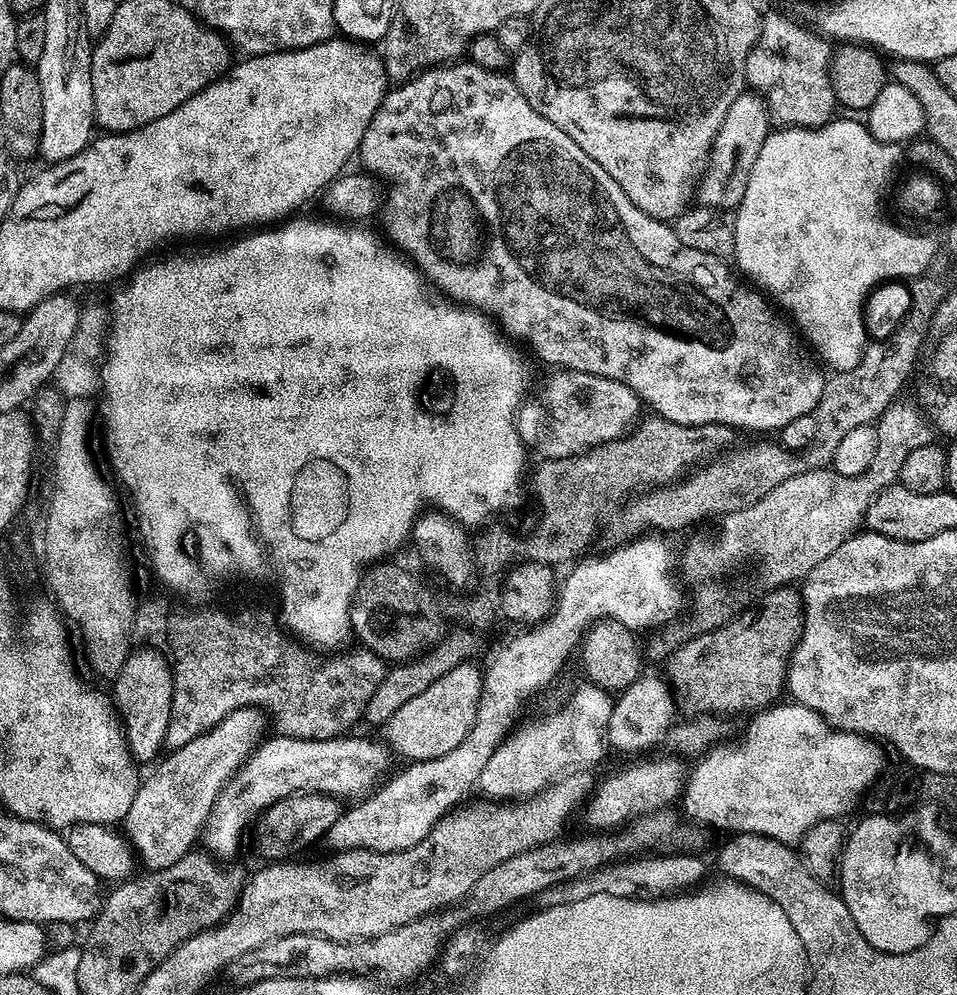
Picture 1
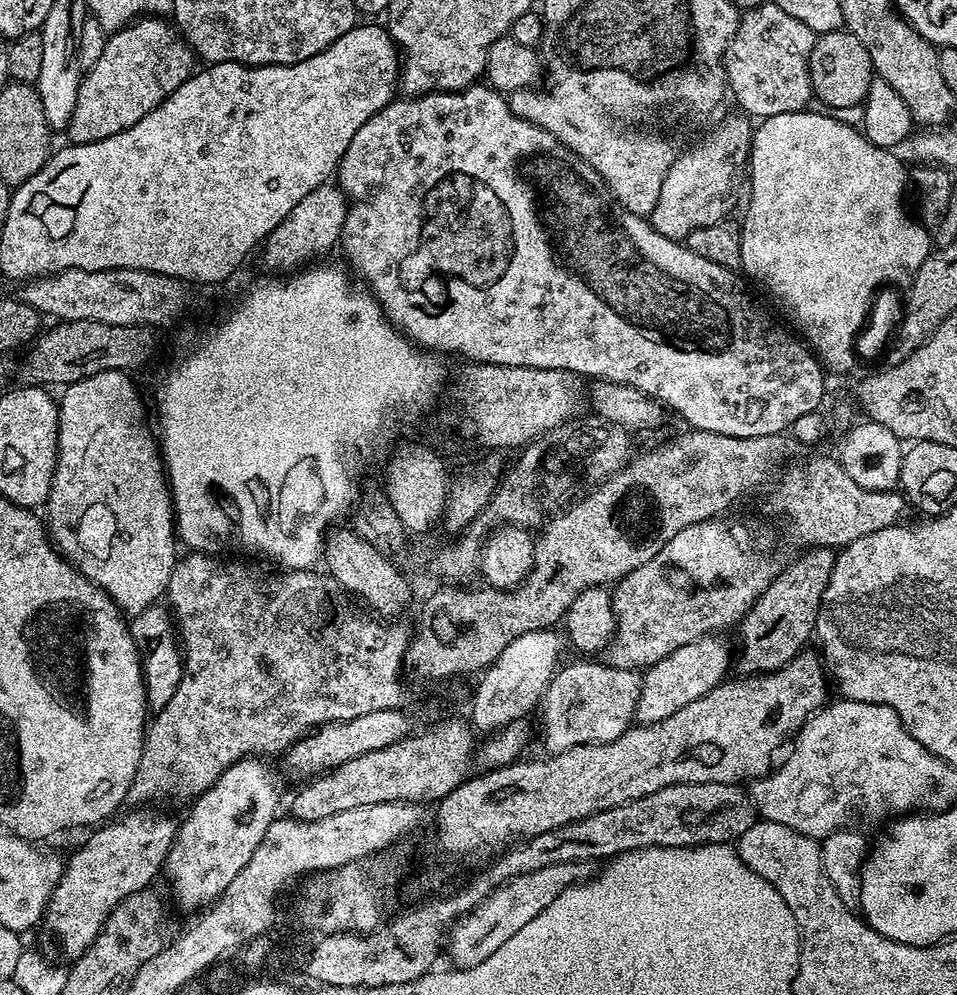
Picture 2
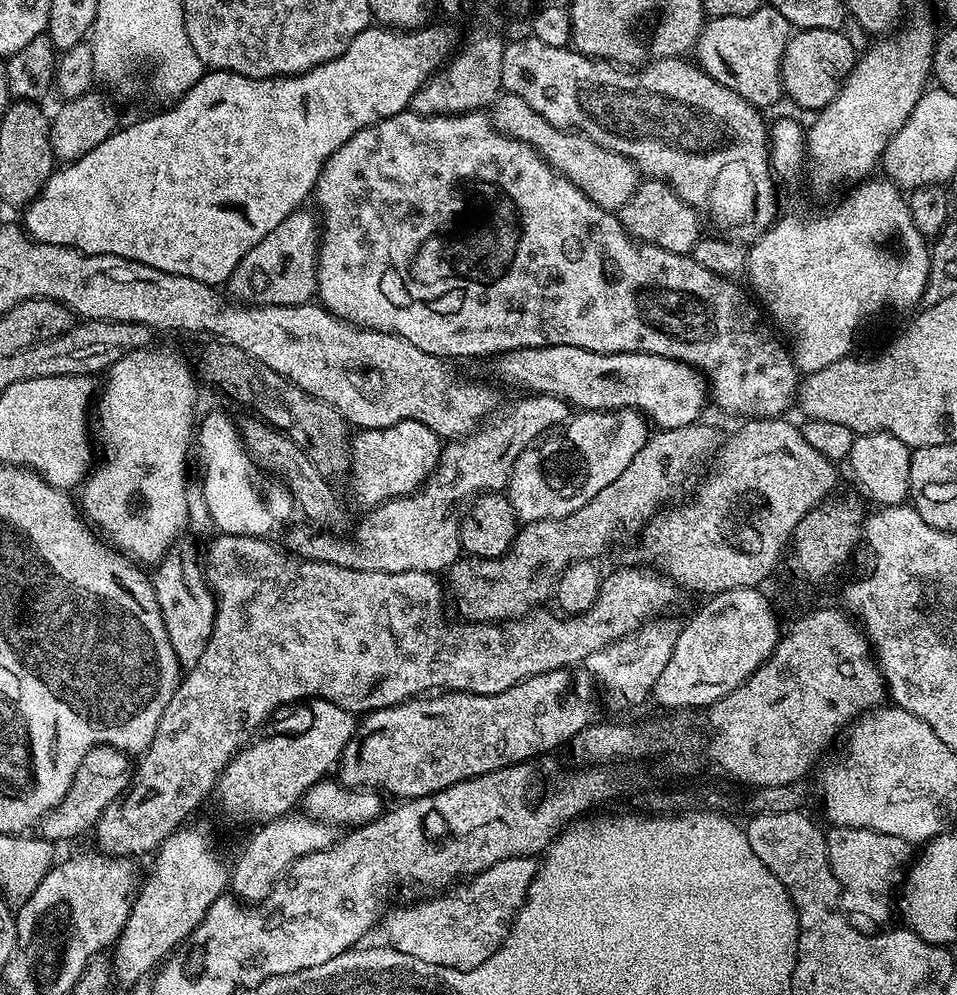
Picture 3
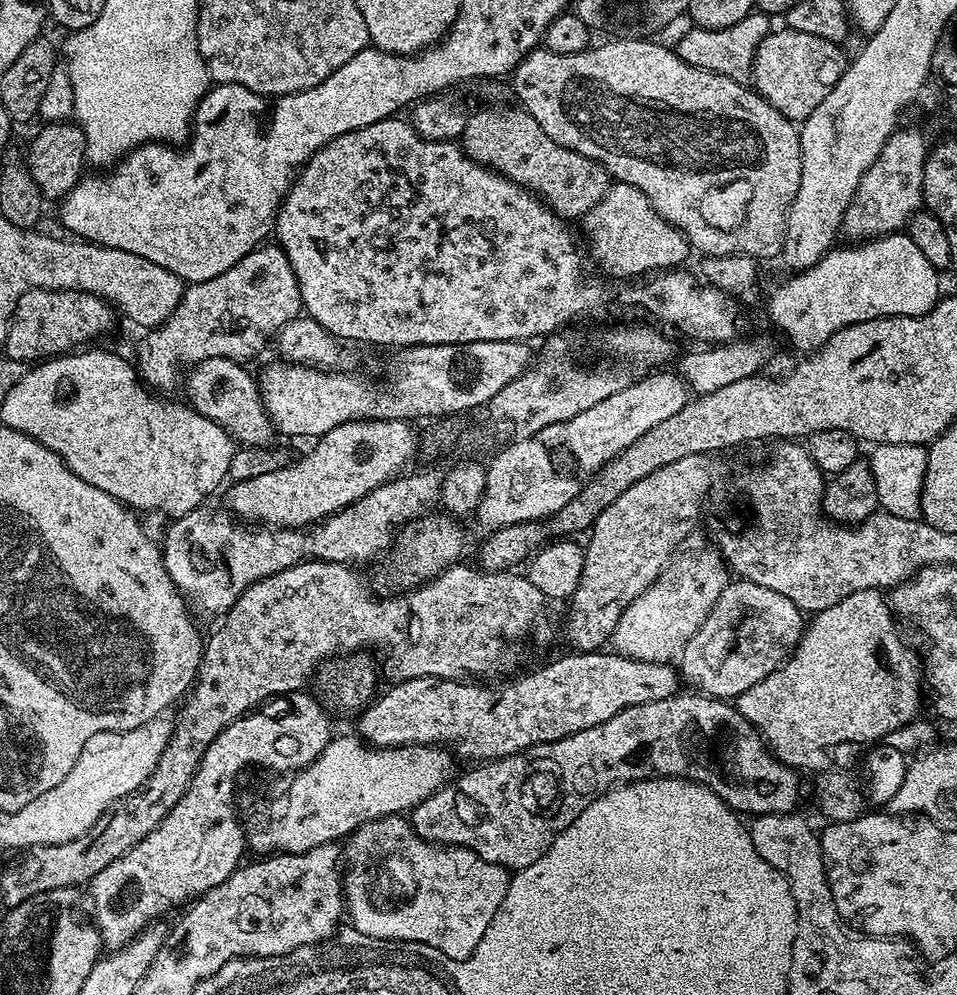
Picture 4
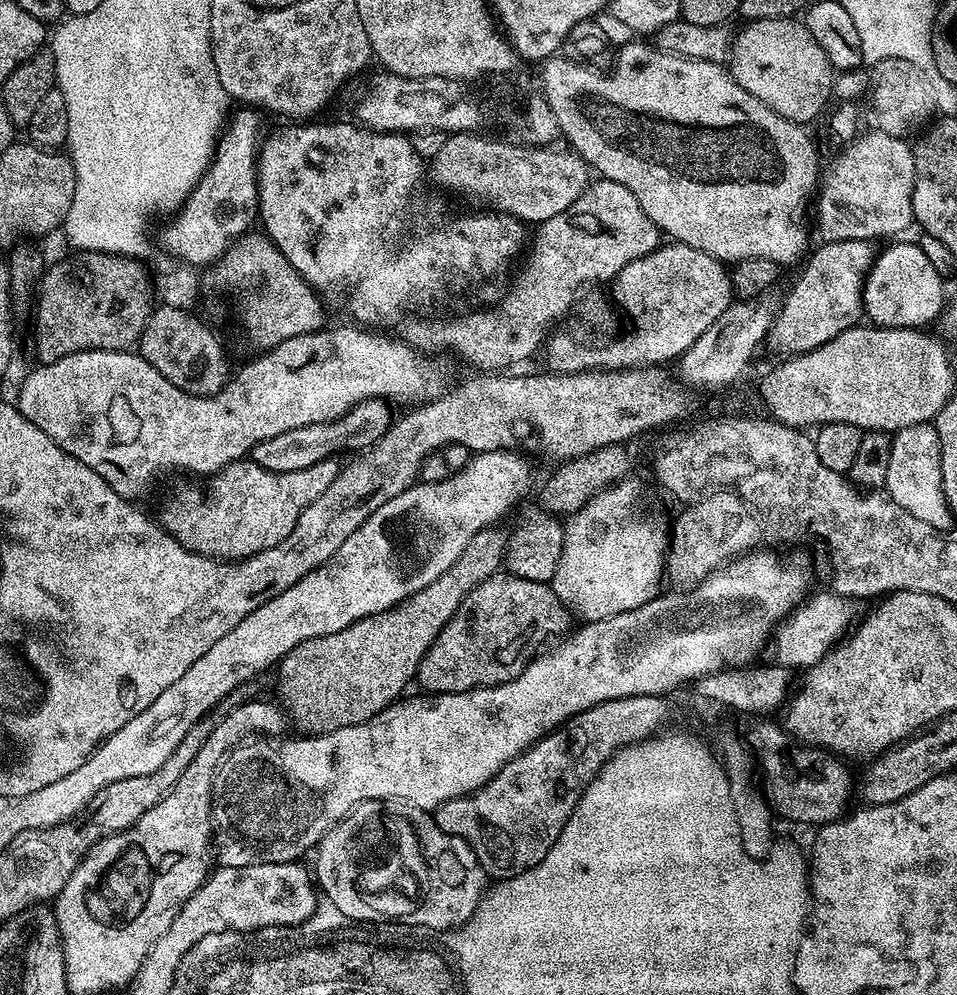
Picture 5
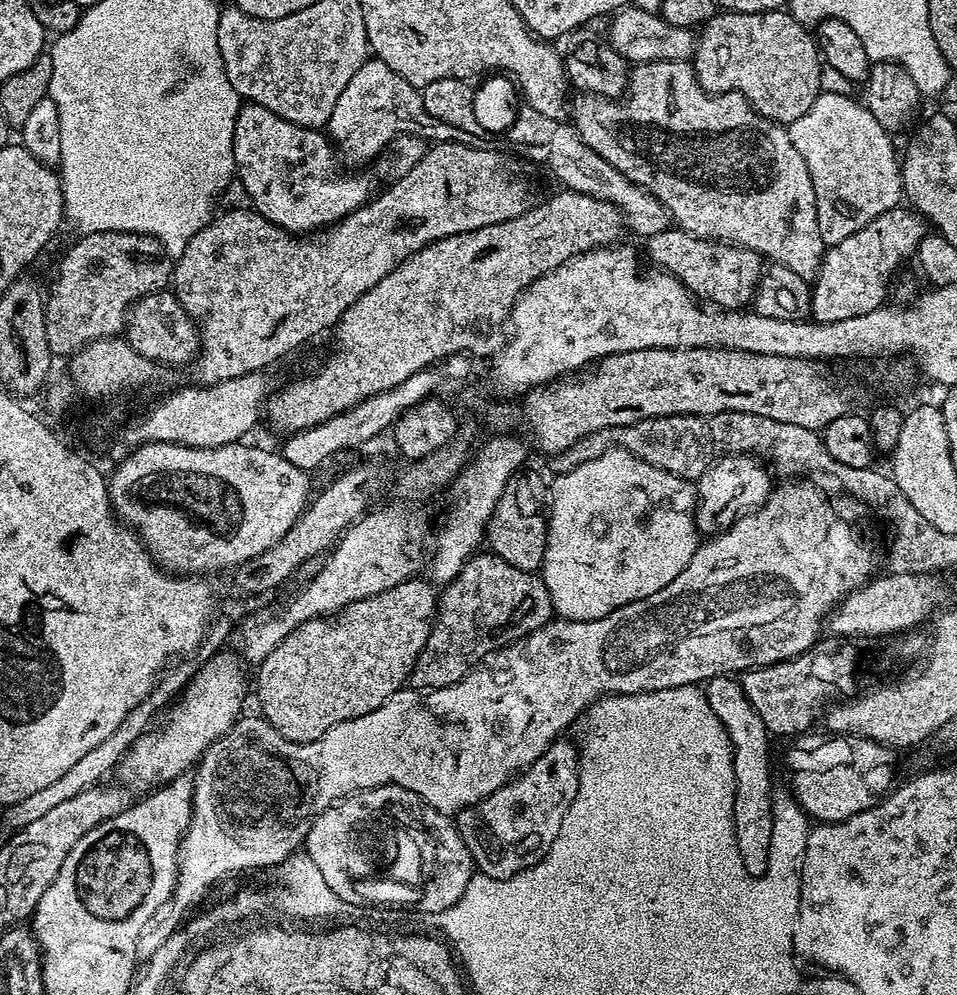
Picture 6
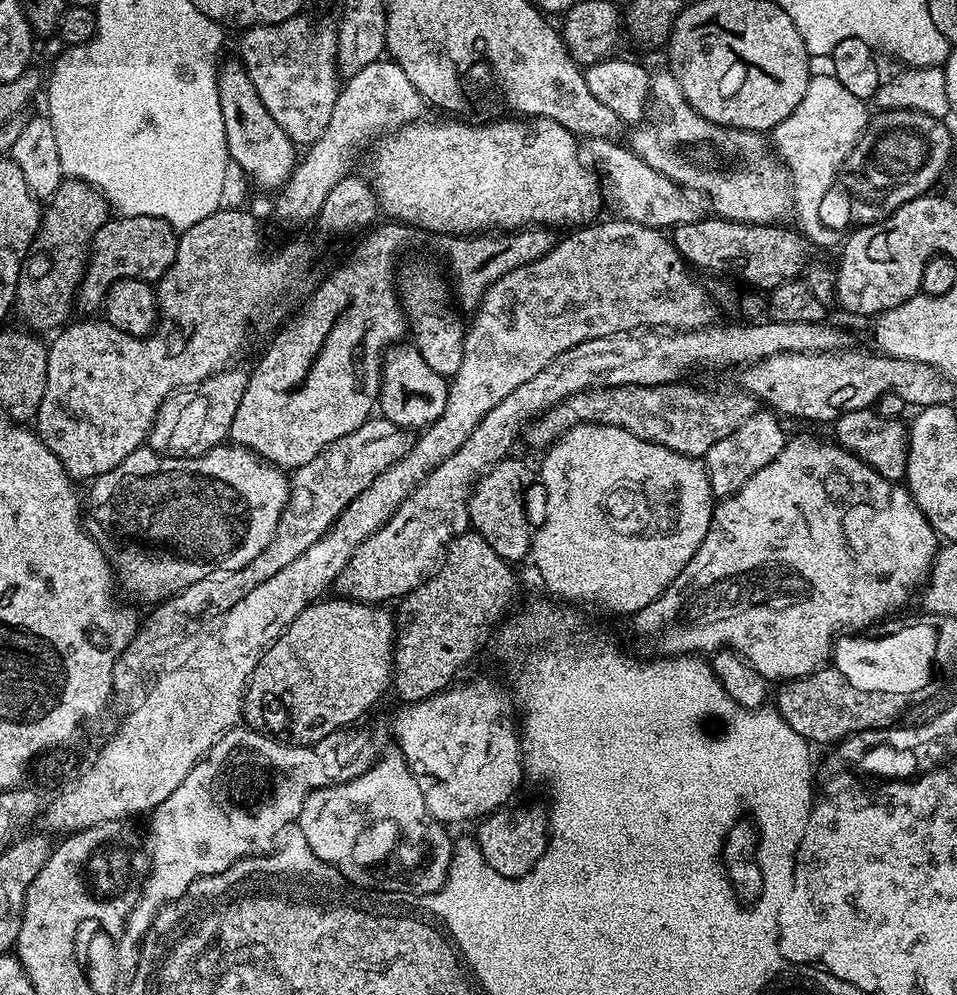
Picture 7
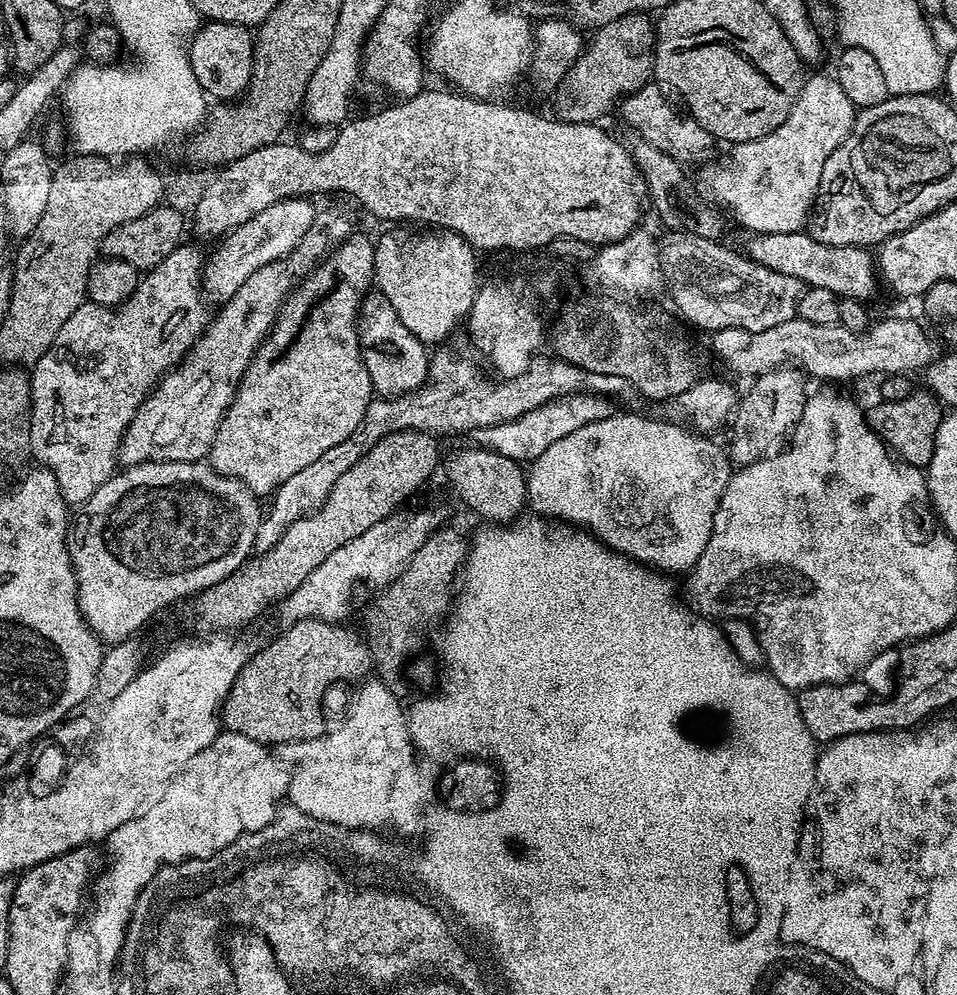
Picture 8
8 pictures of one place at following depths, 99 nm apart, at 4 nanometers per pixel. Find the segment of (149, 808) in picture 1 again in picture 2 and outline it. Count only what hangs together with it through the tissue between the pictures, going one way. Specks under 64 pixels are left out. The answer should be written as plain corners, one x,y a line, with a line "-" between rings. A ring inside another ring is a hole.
132,810
129,816
121,815
103,826
96,832
72,857
67,857
64,873
54,890
44,912
43,927
48,927
56,935
62,951
68,958
81,956
89,946
96,941
98,934
104,929
106,918
130,894
149,887
156,875
161,875
164,863
168,857
170,846
176,840
177,821
152,810

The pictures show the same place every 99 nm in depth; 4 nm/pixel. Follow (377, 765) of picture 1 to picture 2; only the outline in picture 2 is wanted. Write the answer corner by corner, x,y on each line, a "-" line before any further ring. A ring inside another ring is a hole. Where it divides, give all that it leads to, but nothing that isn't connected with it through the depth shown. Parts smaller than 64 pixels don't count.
245,758
237,764
229,766
223,774
200,796
191,801
192,809
188,817
179,823
176,829
176,840
170,846
163,871
168,872
168,880
172,883
172,896
176,904
184,912
192,912
195,908
204,910
234,882
234,877
240,873
242,866
250,862
250,854
258,850
258,842
270,830
280,808
280,788
276,785
276,776
264,758

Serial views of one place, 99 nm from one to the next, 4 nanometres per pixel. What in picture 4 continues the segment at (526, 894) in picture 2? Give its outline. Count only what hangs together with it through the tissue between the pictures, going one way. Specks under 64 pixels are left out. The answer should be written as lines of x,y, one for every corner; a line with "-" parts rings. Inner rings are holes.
400,814
378,816
357,825
343,845
342,860
342,895
351,927
379,940
406,939
429,944
455,960
465,960
478,946
498,906
502,906
502,898
506,898
510,879
509,869
486,862
471,848
443,848
421,840

